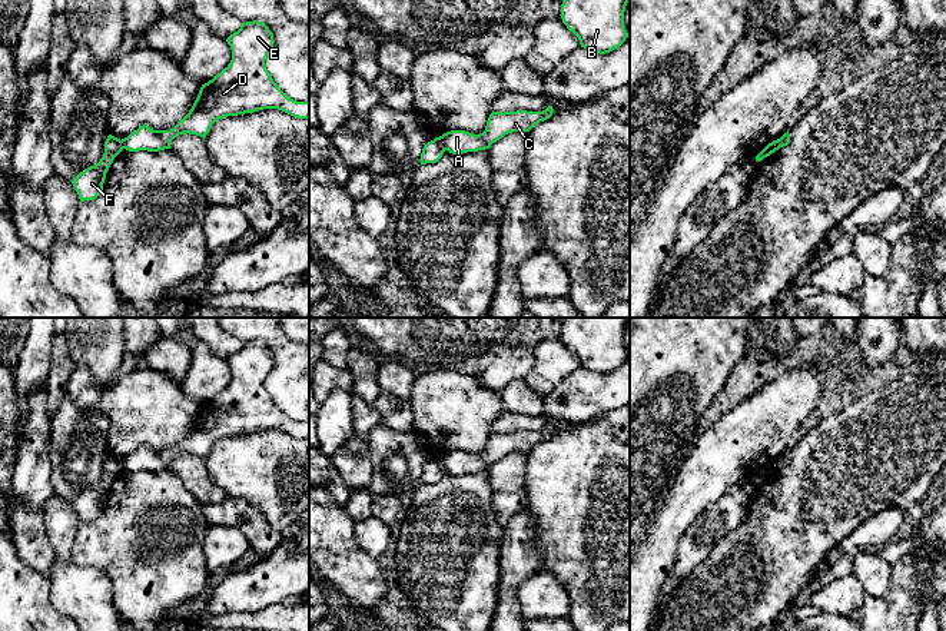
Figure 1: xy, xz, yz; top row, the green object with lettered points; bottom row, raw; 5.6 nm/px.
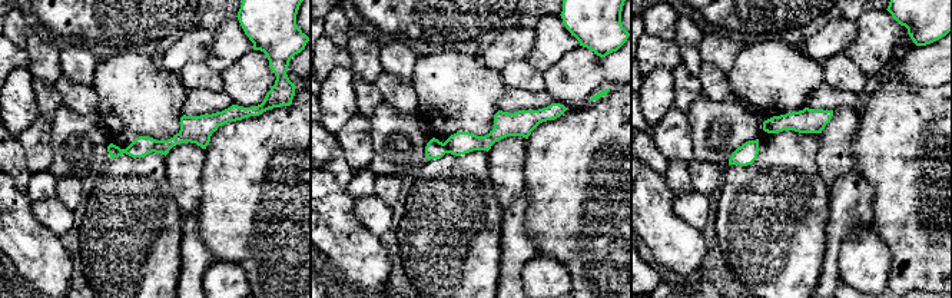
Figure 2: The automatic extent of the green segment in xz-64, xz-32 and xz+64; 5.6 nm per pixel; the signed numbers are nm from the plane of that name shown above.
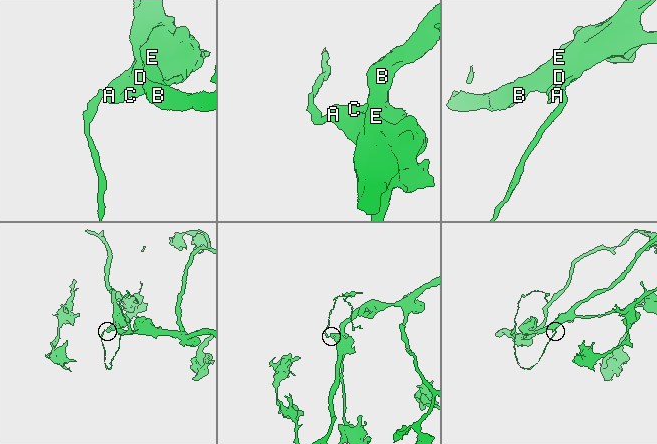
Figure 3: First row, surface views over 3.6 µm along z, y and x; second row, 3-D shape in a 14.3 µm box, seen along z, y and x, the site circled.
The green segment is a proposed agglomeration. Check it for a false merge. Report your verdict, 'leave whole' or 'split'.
split

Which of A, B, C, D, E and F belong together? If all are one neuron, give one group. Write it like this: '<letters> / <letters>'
A B C D E / F

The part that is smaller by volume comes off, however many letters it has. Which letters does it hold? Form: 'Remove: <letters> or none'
Remove: F

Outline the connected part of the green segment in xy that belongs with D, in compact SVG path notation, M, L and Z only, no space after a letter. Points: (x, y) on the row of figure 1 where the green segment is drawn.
M258 20L246 21L226 39L232 50L230 63L212 80L202 84L189 113L170 130L153 130L147 124L122 139L129 152L170 149L179 134L206 137L212 124L228 116L278 109L298 119L309 117L309 100L288 97L265 67L273 47L273 34Z

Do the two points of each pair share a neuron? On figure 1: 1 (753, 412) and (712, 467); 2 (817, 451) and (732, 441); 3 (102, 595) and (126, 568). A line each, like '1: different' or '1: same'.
1: same
2: different
3: different

